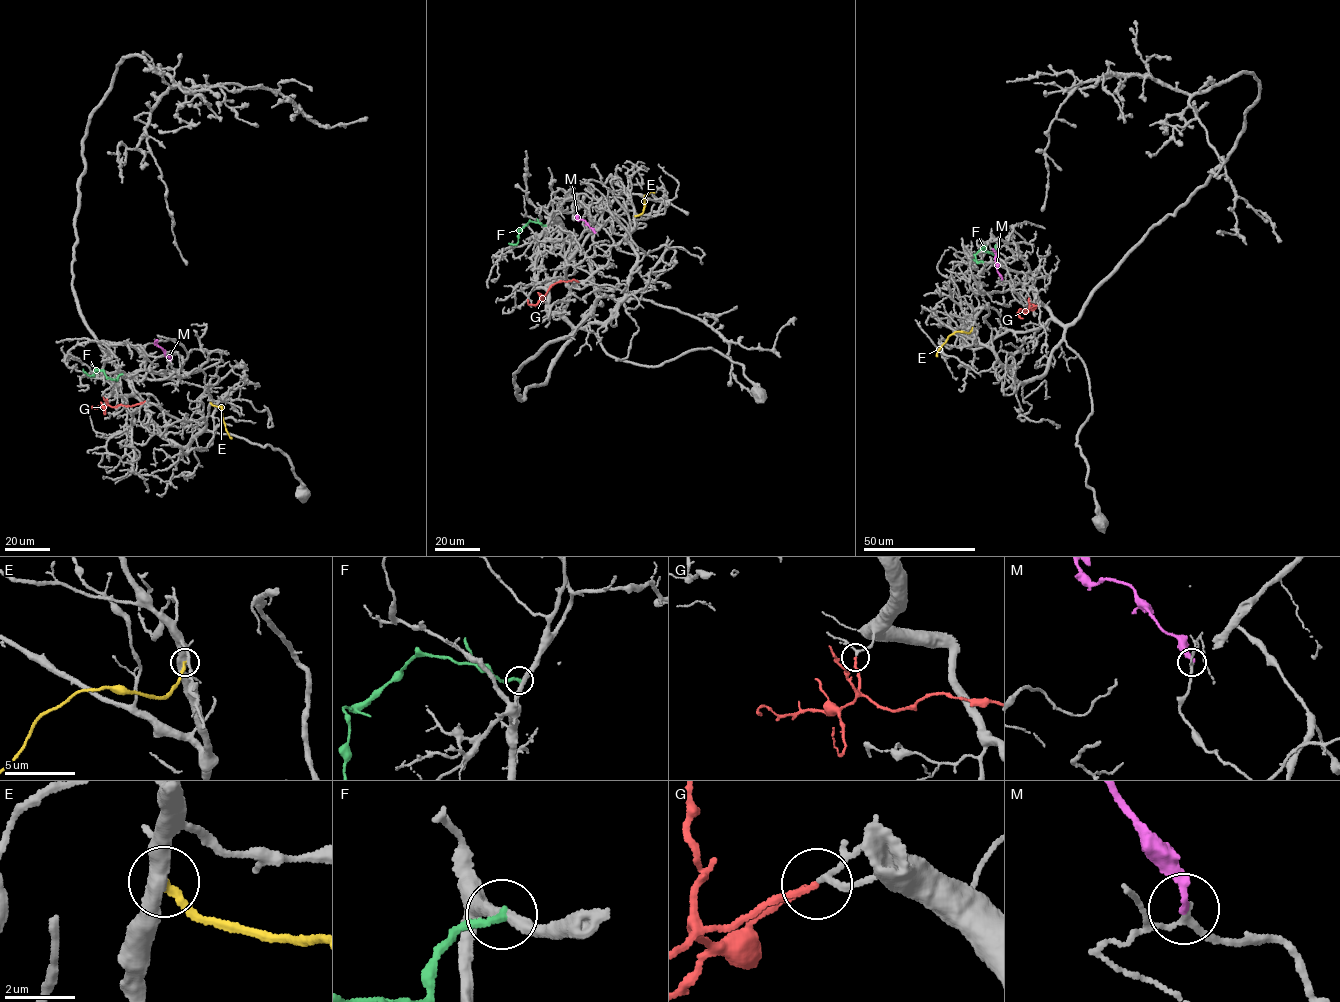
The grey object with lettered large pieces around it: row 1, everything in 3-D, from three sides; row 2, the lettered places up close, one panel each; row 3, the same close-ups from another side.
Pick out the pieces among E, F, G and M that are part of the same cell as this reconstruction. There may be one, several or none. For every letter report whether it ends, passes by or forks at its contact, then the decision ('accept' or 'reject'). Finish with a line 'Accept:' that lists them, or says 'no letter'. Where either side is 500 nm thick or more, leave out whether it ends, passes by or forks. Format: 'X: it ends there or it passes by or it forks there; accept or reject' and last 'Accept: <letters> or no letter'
E: it ends there; reject
F: it ends there; reject
G: it ends there; accept
M: it ends there; reject
Accept: G

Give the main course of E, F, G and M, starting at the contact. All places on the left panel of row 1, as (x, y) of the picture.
E: (210, 403), (221, 406), (225, 430), (232, 438)
F: (122, 373), (116, 379), (107, 377), (98, 370), (88, 375), (83, 369)
G: (107, 399), (113, 407), (145, 401)
M: (170, 359), (156, 344), (157, 340)

